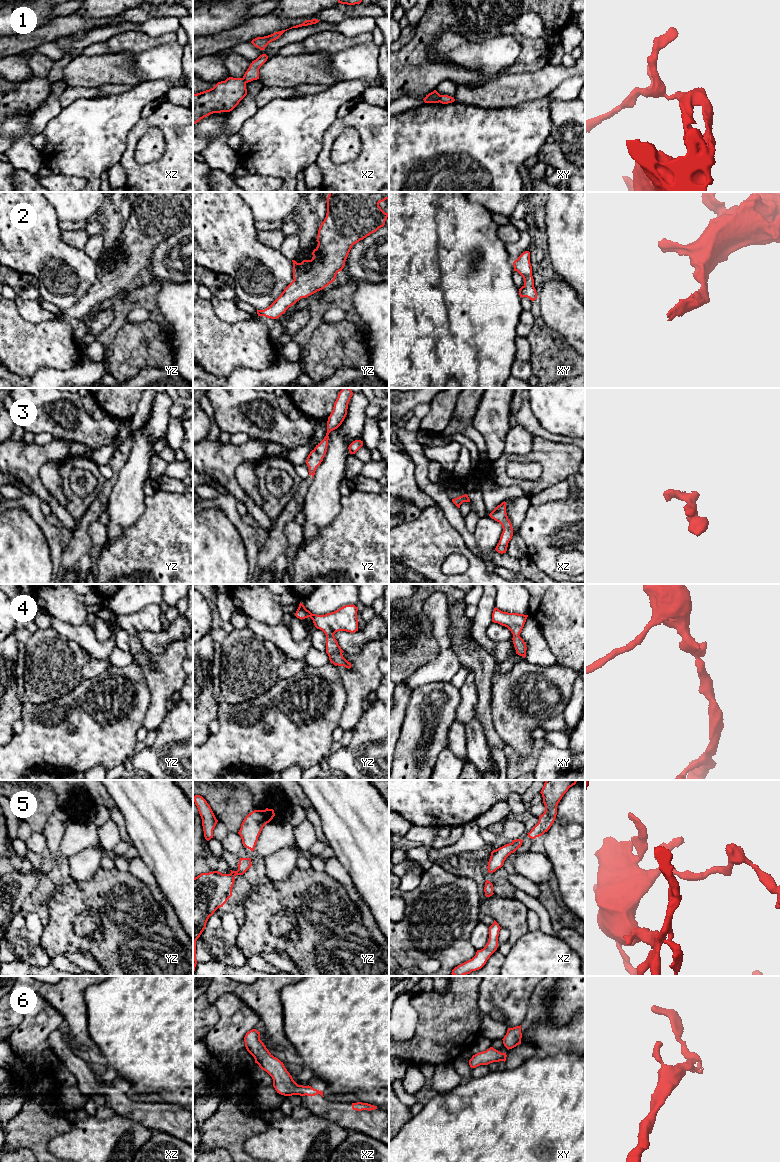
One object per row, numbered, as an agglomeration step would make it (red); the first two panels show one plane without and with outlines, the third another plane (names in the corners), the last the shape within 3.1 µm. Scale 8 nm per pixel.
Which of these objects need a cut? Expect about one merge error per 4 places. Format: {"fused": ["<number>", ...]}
{"fused": ["1"]}

